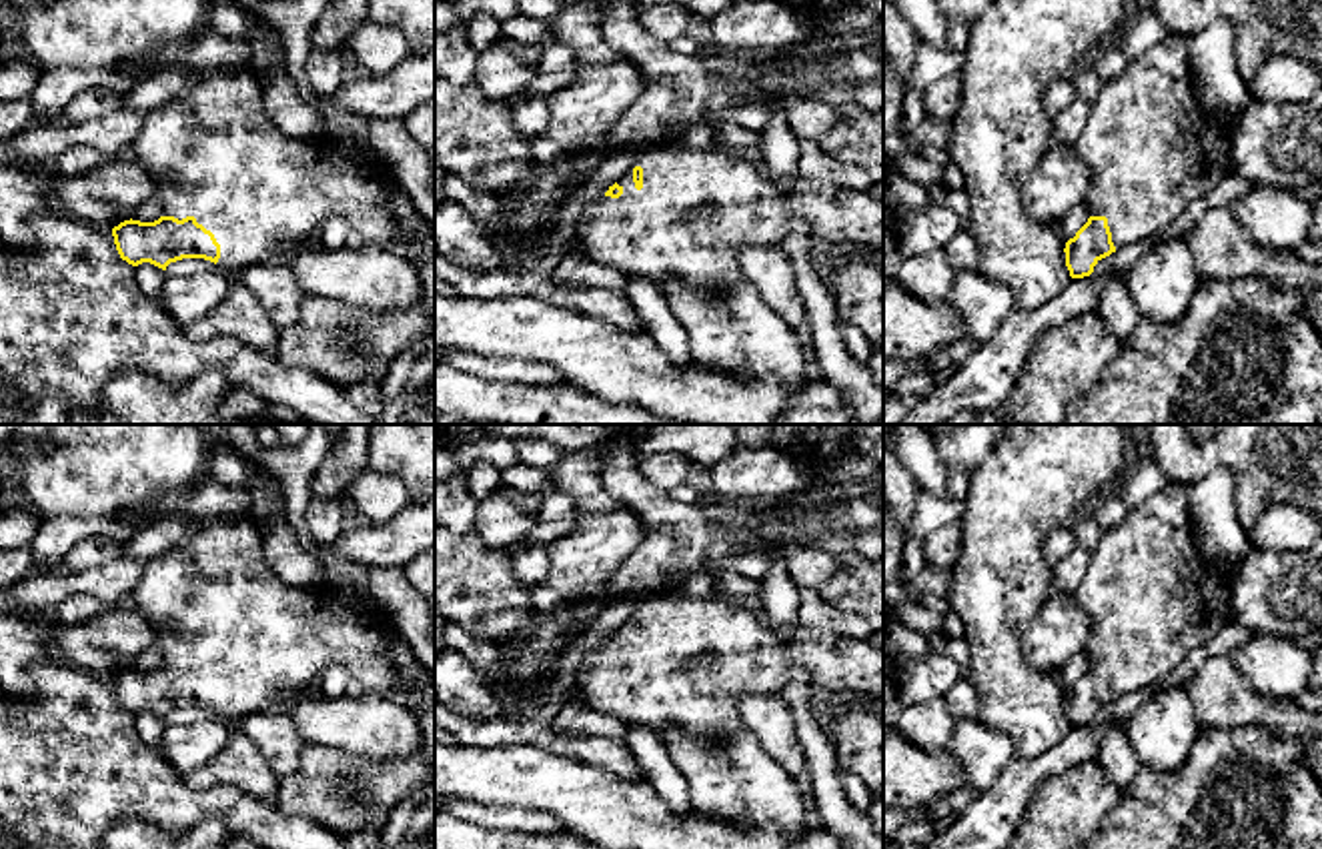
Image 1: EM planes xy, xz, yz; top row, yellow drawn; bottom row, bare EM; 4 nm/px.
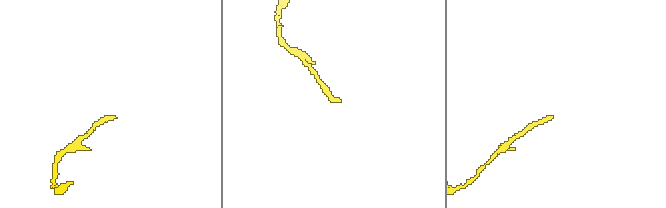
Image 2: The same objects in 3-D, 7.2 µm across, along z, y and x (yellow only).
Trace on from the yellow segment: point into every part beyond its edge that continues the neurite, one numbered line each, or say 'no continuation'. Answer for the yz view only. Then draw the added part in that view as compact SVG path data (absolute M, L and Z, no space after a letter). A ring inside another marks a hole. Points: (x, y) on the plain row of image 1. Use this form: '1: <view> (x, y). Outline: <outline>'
1: yz (1152, 597). Outline: M1182 483L1132 507L1120 525L1104 531L1074 597L1092 621L1088 661L1108 667L1116 699L1150 687L1234 621L1232 571L1210 563L1196 547Z

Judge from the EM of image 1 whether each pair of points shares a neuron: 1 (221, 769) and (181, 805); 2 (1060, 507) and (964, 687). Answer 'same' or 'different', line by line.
1: different
2: different

